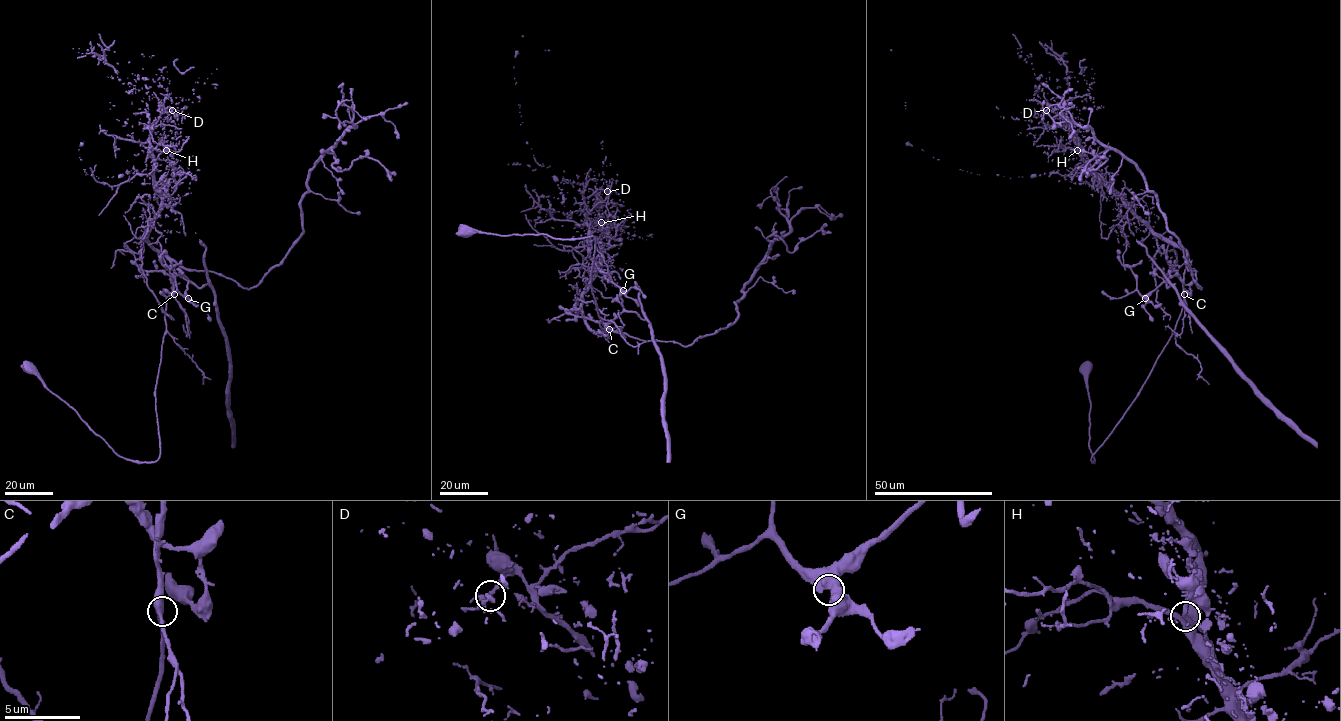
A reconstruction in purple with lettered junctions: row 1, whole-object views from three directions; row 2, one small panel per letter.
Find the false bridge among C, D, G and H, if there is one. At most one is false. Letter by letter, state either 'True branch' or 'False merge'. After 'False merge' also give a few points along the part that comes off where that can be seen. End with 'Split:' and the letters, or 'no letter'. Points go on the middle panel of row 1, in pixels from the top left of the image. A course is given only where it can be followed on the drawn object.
C: True branch
D: True branch
G: True branch
H: False merge. Course of the part to remove: (601, 222), (606, 264), (596, 265), (649, 323), (660, 355), (669, 462)
Split: H

